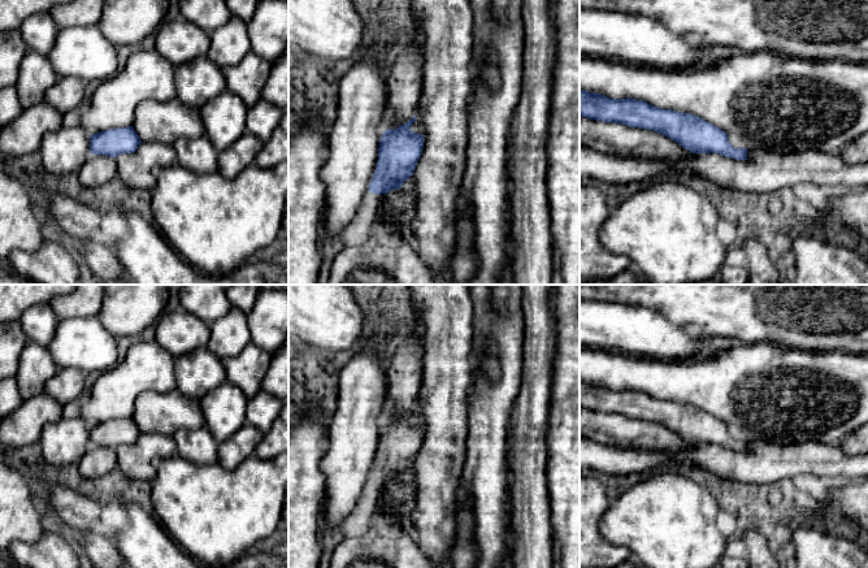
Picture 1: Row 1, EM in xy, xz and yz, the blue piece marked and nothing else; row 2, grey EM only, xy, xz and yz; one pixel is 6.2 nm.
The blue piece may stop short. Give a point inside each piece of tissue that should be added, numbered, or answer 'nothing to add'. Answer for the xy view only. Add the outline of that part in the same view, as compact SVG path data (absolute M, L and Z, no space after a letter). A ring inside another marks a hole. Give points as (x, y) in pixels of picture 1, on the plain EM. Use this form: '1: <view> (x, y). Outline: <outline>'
nothing to add

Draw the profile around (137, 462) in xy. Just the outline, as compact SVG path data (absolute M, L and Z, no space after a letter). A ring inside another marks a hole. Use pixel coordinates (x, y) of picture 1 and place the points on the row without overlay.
M142 433L133 445L116 448L117 468L131 480L152 481L156 477L155 460L178 455L178 447L172 435Z

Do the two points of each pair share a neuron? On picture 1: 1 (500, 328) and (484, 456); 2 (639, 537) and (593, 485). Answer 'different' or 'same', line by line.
1: same
2: different

